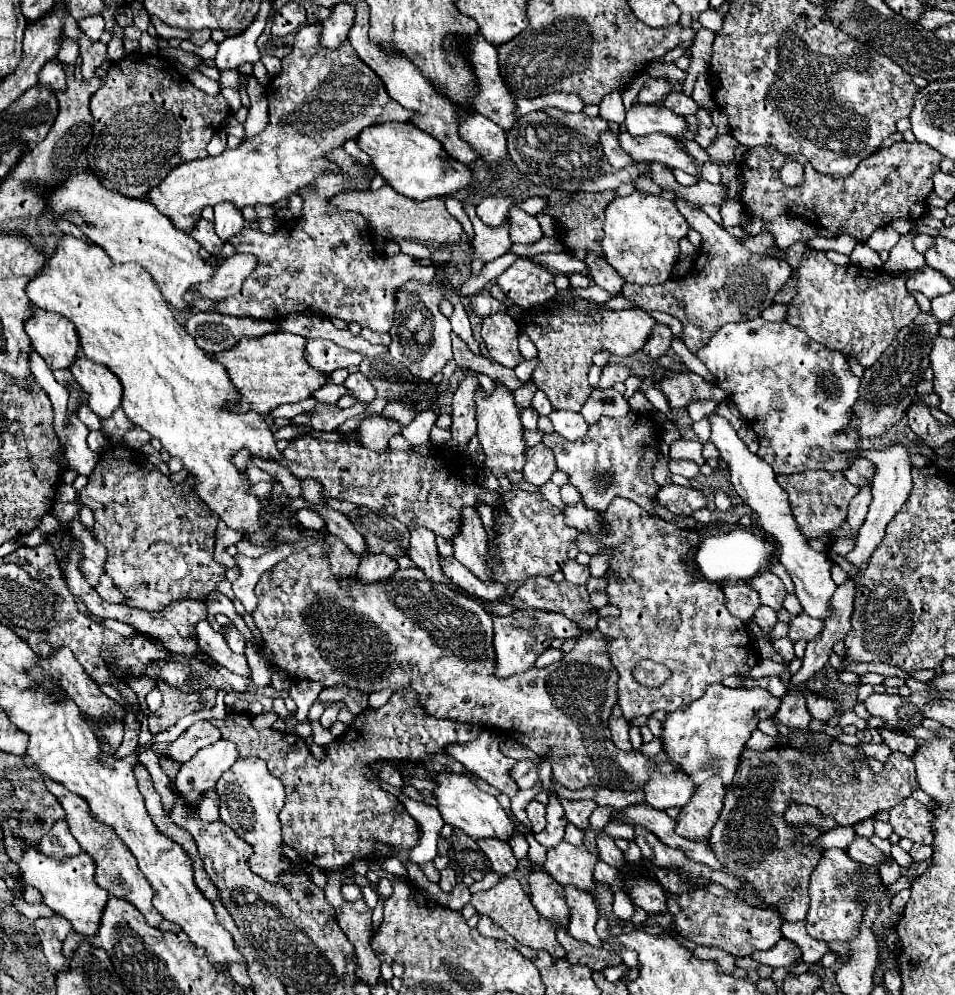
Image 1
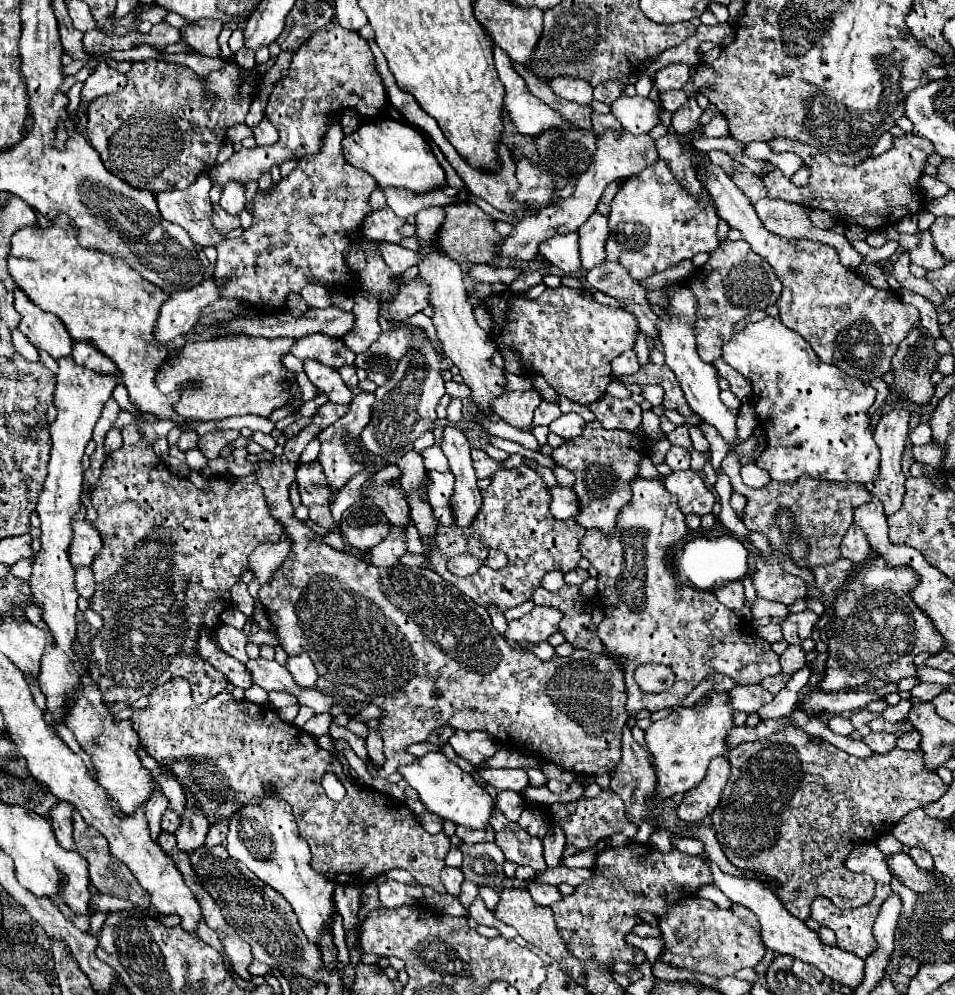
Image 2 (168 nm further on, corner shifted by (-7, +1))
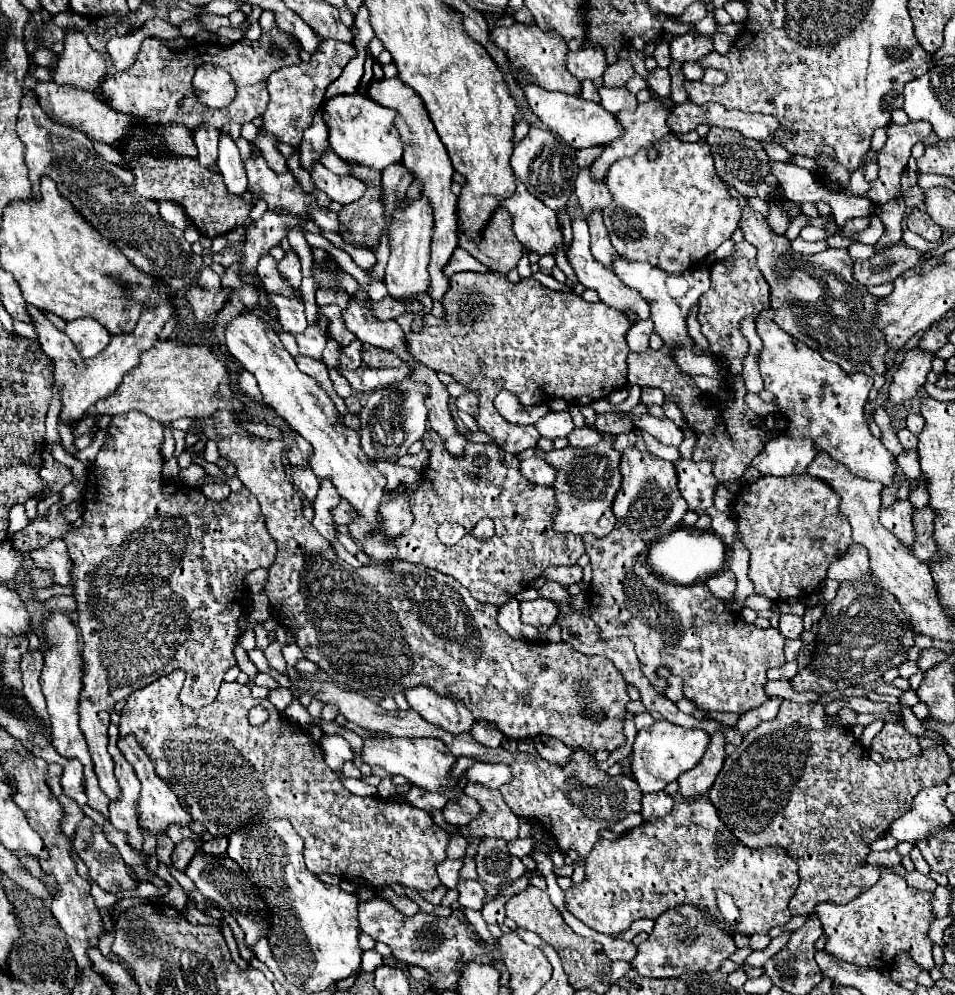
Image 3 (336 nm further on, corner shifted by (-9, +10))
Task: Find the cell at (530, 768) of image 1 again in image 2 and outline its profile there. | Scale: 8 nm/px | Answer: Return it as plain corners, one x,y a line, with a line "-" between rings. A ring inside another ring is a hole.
486,768
486,770
480,770
480,776
498,790
522,792
528,786
528,774
518,768
498,768
498,770

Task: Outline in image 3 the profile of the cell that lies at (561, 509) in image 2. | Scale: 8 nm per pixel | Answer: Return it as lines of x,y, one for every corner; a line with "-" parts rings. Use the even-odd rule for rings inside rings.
530,457
530,459
522,459
520,461
520,473
538,485
546,485
550,487
554,481
554,469
548,467
548,463
544,459
538,457

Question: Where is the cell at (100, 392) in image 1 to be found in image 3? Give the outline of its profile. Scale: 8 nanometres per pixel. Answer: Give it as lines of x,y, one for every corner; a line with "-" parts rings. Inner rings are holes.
92,319
68,321
64,333
72,339
82,357
96,357
110,341
108,329

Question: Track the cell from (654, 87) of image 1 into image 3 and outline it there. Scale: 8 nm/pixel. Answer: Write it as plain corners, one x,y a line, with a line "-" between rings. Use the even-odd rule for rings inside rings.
698,31
680,35
670,43
670,57
680,63
698,61
710,51
712,51
712,37
700,35

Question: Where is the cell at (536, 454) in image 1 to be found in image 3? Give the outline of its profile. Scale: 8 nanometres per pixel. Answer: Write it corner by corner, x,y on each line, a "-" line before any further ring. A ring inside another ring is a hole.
442,441
434,443
428,465
420,473
420,485
410,495
414,523
394,539
400,559
452,575
476,601
498,607
530,587
544,569
552,565
576,565
578,557
584,553
582,537
552,531
552,515
556,511
554,491
528,483
522,477
518,463
516,455
510,455
496,445
468,443
464,455
456,459
456,455
448,455
-
478,453
484,453
490,459
482,469
472,465
472,459
-
484,517
492,519
496,527
494,535
486,541
478,541
466,533
454,547
448,547
436,537
436,529
444,521
456,521
470,531

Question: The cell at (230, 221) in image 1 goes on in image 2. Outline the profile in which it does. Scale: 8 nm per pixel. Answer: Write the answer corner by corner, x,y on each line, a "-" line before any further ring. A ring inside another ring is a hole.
228,182
222,190
220,206
230,216
240,216
240,212
244,210
244,188
238,182

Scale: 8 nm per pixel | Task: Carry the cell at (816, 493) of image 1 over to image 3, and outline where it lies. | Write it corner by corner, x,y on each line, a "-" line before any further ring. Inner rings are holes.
760,475
760,479
756,479
754,483
746,483
738,489
738,493
734,495
734,501
732,501
732,511
734,511
734,521
738,525
738,537
740,541
746,545
746,549
750,551
750,581
754,583
754,591
758,595
764,595
772,601
778,601
778,599
790,599
790,597
802,597
802,595
808,595
808,593
814,593
816,587
826,579
826,569
830,567
830,563
834,559
840,559
840,555
844,555
844,551
848,551
848,547
852,545
852,537
850,537
850,523
838,513
838,505
840,505
840,499
838,495
826,485
822,483
820,479
816,477
810,477
810,475
790,475
790,477
768,477
768,475

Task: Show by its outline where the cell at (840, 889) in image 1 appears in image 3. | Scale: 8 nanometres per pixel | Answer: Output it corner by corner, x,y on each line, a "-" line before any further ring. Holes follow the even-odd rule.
880,867
880,871
880,881
854,901
846,905
820,903
816,907
816,915
820,917
826,933
824,951
870,969
884,969
894,963
892,959
896,959
898,953
906,953
922,969
934,969
932,941
928,939
928,927
934,921
932,893
908,887
908,883
888,867

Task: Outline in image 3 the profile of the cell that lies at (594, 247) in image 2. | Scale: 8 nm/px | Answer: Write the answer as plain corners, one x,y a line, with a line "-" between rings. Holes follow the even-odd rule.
590,167
580,169
576,183
574,183
574,193
578,197
578,203
584,211
584,215
590,215
594,209
604,209
612,201
612,195
610,195
606,183
604,181
594,183

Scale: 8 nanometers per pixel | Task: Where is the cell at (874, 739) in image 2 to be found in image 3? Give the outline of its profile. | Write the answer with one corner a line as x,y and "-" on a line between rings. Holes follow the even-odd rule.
886,723
871,744
871,750
882,755
884,759
906,759
920,757
922,749
918,737
914,737
904,725

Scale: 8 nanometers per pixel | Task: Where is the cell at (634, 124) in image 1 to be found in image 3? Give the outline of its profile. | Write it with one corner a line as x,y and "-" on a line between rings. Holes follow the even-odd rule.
602,85
600,87
600,105
610,111
610,113
618,113
622,109
628,109
628,111
634,111
638,107
638,101
636,97
624,89
624,87
606,87

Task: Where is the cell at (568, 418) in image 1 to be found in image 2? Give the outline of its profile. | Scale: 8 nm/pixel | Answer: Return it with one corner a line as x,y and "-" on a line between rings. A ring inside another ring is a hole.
570,412
570,414
562,414
558,420
554,420
550,424
550,430
558,436
562,436
564,440
570,440
570,438
578,438
586,428
586,422
582,416
578,416
576,412

